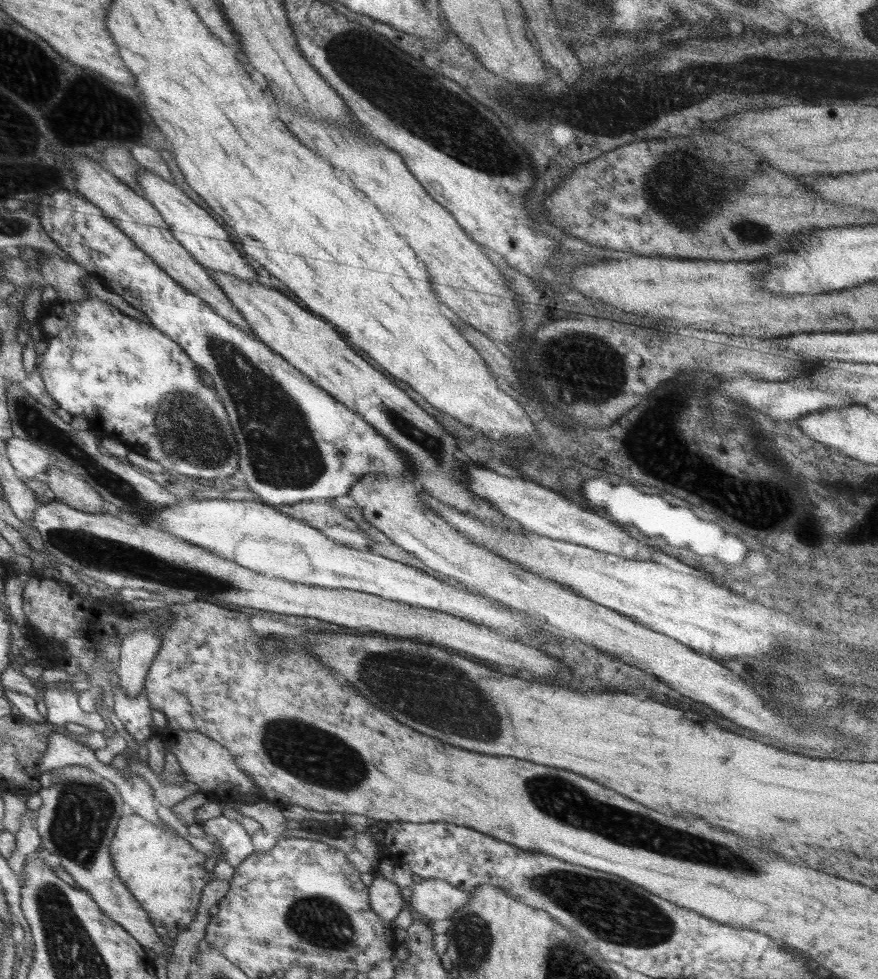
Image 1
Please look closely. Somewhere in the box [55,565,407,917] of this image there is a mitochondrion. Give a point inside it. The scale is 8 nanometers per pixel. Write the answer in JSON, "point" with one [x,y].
{"point":[315,756]}

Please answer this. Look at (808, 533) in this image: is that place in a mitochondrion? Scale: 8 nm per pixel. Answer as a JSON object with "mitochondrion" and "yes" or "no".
{"mitochondrion":"no"}

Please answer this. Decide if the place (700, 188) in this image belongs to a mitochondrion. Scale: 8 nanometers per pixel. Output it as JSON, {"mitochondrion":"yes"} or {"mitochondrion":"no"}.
{"mitochondrion":"yes"}

